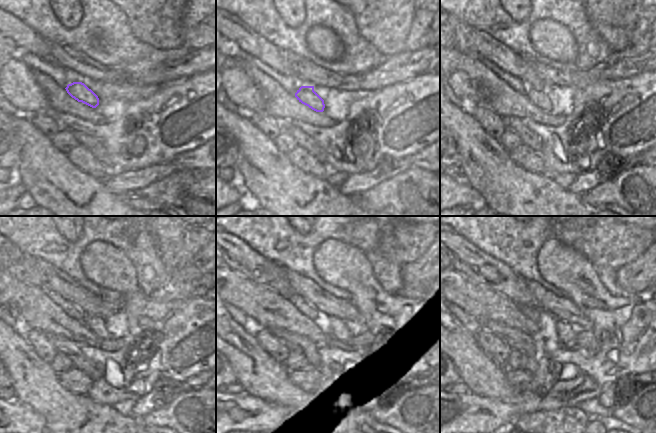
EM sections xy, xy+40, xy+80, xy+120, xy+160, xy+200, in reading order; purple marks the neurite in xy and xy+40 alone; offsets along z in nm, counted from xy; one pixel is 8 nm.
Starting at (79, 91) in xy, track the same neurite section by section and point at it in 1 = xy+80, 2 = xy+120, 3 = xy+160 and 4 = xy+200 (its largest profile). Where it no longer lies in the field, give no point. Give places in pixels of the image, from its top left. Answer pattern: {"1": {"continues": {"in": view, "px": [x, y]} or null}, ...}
{"1": {"continues": {"in": "xy+80", "px": [540, 99]}}, "2": {"continues": {"in": "xy+120", "px": [96, 324]}}, "3": {"continues": {"in": "xy+160", "px": [340, 330]}}, "4": {"continues": {"in": "xy+200", "px": [567, 333]}}}

